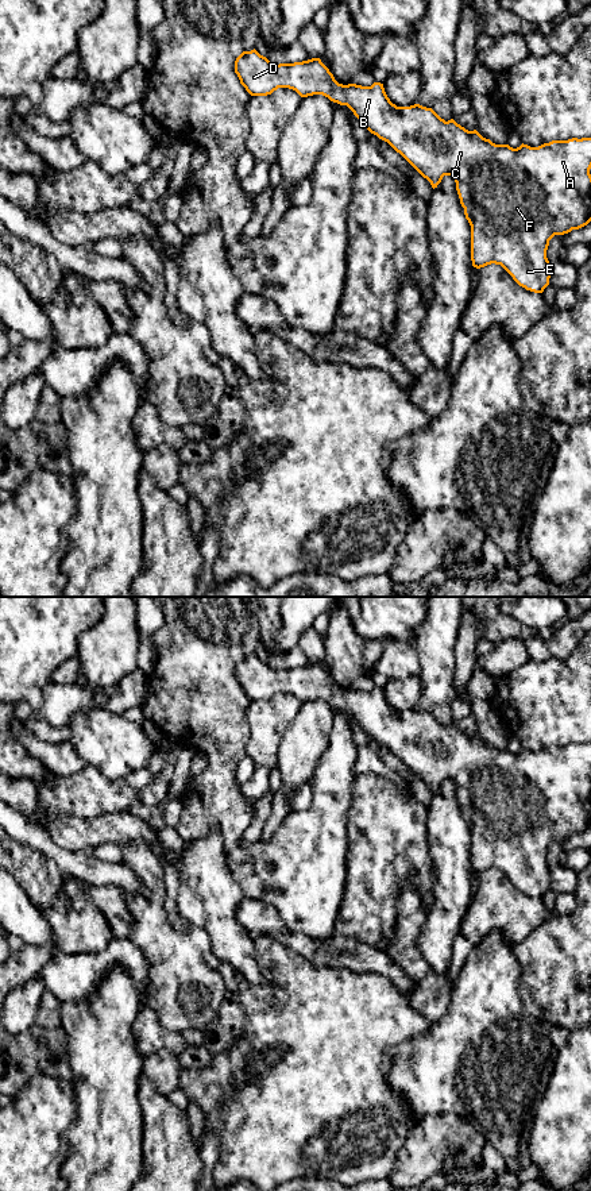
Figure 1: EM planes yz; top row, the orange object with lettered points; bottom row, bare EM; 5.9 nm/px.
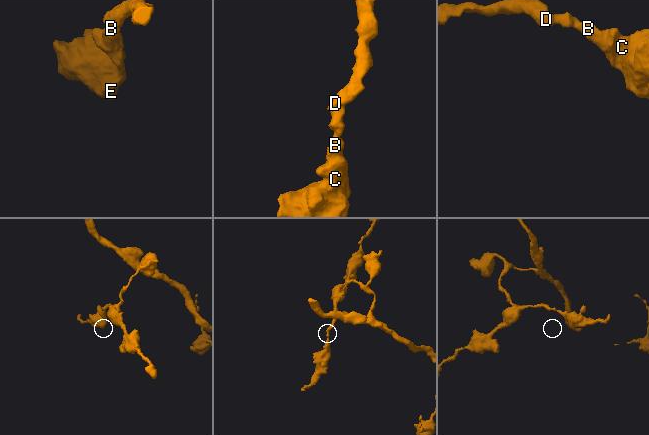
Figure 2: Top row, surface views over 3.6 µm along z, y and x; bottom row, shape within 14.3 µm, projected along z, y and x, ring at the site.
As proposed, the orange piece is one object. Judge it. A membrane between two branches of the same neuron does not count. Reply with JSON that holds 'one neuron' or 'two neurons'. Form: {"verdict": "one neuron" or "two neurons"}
{"verdict": "one neuron"}

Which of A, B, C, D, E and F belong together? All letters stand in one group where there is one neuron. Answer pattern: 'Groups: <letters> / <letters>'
Groups: A B C D E F

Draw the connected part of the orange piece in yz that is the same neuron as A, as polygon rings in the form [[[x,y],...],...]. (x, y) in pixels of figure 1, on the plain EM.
[[[254,654],[236,663],[235,678],[251,701],[289,693],[301,702],[322,699],[347,710],[371,739],[399,758],[433,794],[444,780],[452,780],[471,830],[472,871],[501,870],[526,895],[542,898],[549,890],[549,845],[591,826],[591,743],[552,745],[538,752],[495,749],[453,724],[445,726],[432,713],[420,709],[397,712],[381,687],[371,691],[339,689],[320,663],[273,670]]]

